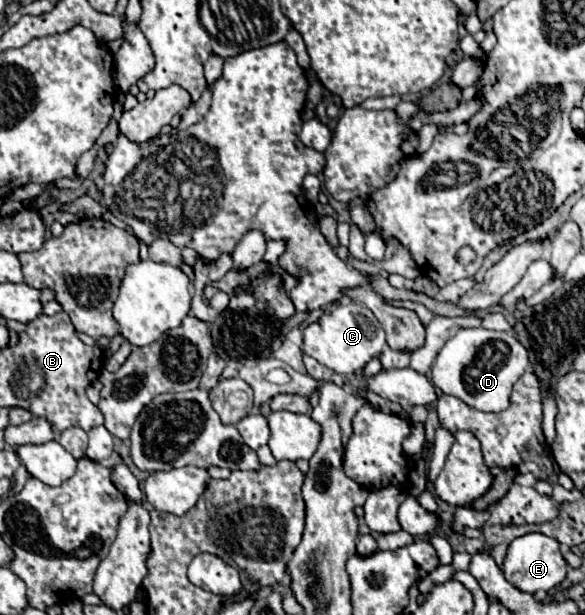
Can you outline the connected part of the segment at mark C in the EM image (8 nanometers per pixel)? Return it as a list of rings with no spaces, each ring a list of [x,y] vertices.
[[[356,302],[338,304],[338,308],[330,314],[324,314],[318,322],[312,322],[304,328],[304,342],[302,350],[316,358],[326,368],[334,370],[336,374],[350,376],[352,372],[360,372],[374,356],[378,356],[386,346],[384,330],[376,316],[368,308]]]

